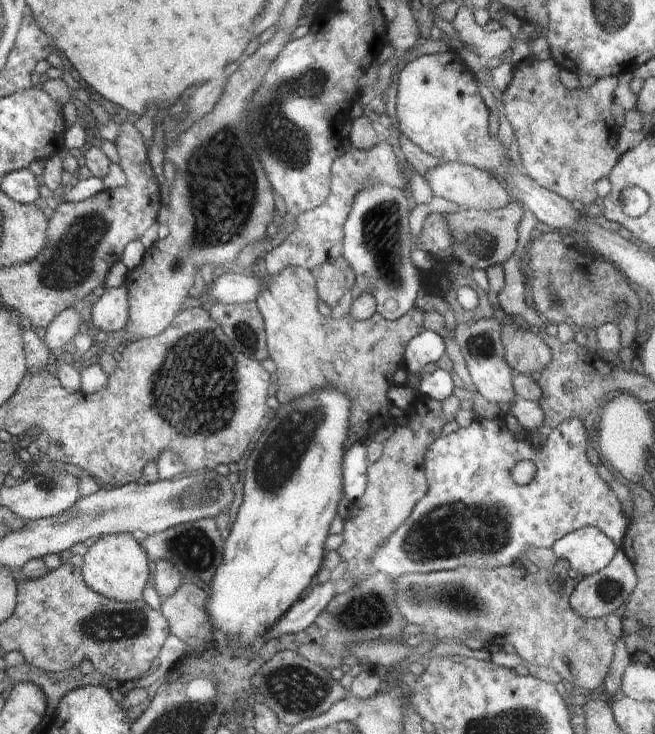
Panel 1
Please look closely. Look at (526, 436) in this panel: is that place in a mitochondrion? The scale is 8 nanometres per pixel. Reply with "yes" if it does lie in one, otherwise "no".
no

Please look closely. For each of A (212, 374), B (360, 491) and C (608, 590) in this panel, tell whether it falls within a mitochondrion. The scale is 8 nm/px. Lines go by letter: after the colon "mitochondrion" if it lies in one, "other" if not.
A: mitochondrion
B: other
C: mitochondrion

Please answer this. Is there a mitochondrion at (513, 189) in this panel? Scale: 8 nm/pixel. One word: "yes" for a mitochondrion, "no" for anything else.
no

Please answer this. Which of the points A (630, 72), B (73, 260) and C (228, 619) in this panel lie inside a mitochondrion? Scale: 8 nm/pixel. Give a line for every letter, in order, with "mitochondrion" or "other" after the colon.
A: other
B: mitochondrion
C: other

